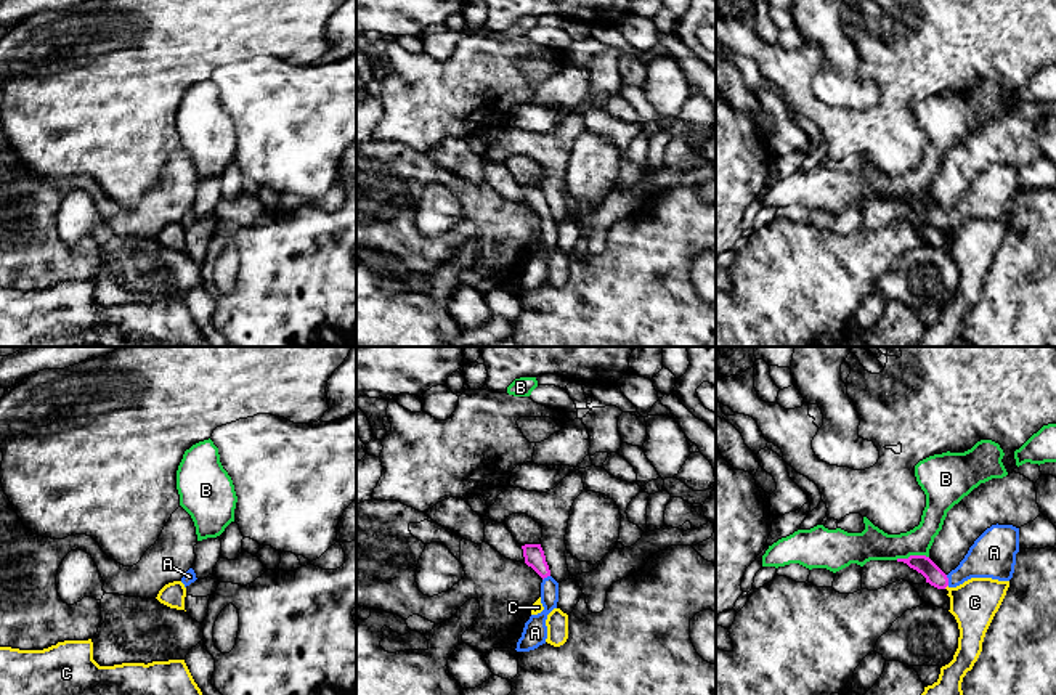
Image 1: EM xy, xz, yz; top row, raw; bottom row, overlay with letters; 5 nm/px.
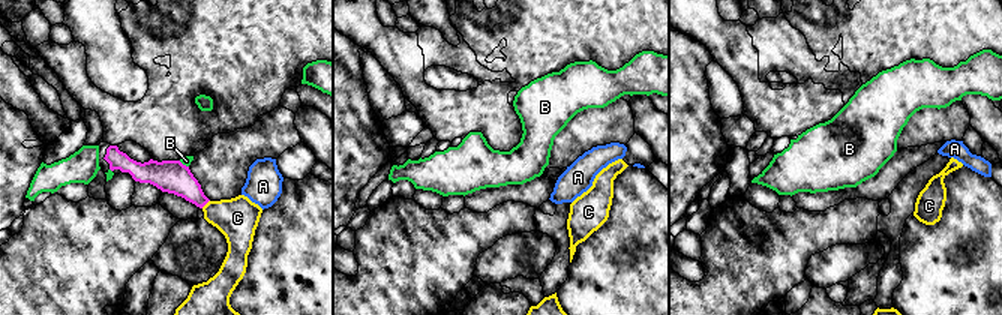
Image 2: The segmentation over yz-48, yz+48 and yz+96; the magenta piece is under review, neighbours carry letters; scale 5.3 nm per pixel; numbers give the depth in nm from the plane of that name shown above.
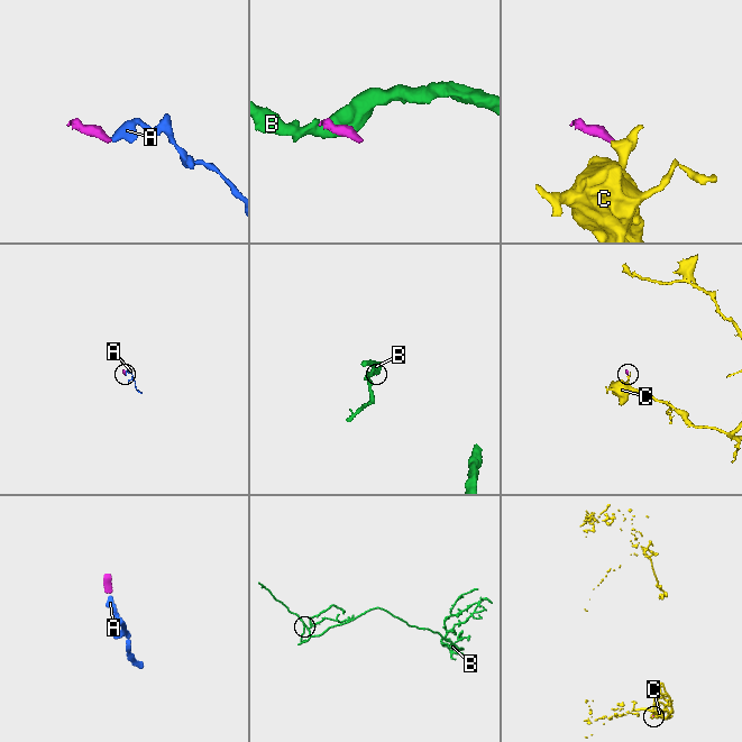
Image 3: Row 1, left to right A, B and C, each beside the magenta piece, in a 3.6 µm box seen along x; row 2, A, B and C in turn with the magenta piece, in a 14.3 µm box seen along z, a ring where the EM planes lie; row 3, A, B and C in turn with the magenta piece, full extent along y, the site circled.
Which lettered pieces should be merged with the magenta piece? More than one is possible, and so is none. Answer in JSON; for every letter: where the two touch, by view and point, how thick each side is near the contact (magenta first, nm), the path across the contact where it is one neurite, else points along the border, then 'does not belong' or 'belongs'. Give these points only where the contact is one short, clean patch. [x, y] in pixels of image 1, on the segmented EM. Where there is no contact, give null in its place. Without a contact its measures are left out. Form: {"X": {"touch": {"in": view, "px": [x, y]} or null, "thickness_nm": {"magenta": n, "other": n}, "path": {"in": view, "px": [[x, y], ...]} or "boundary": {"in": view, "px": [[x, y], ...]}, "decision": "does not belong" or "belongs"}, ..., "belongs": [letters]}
{"A": {"touch": {"in": "yz", "px": [947, 580]}, "thickness_nm": {"magenta": 90, "other": 220}, "path": {"in": "yz", "px": [[921, 564], [939, 580], [947, 580], [958, 577], [991, 556]]}, "decision": "belongs"}, "B": {"touch": {"in": "yz", "px": [912, 556]}, "thickness_nm": {"magenta": 90, "other": 160}, "boundary": {"in": "yz", "px": [[928, 556], [896, 559]]}, "decision": "does not belong"}, "C": {"touch": {"in": "yz", "px": [946, 586]}, "thickness_nm": {"magenta": 90, "other": 240}, "boundary": {"in": "yz", "px": [[947, 585], [944, 588]]}, "decision": "does not belong"}, "belongs": ["A"]}

